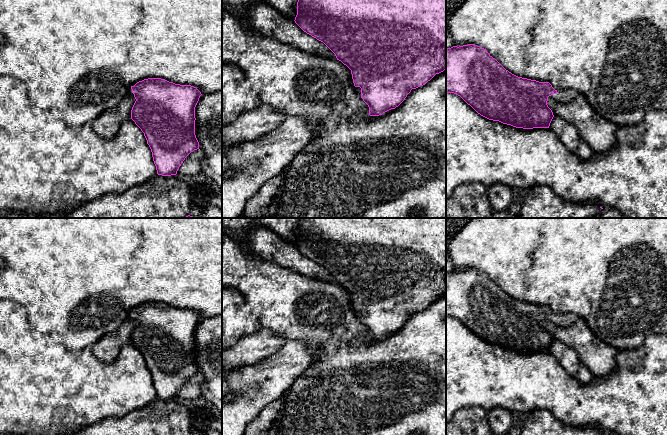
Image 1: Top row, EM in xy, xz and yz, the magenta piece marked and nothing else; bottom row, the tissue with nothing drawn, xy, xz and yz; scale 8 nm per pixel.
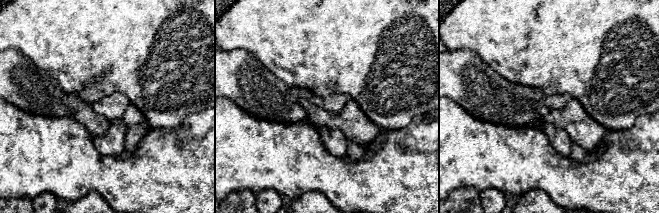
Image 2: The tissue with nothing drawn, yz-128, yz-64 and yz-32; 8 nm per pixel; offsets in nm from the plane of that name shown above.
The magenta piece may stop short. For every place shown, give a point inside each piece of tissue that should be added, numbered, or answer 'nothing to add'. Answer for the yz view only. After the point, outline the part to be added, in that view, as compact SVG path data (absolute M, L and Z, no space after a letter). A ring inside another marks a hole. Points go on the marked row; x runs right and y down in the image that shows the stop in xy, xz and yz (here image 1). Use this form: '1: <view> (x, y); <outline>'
1: yz (566, 95); M575 89L557 90L556 94L553 94L548 97L548 100L560 102L560 103L569 103L575 97L577 97L578 94L579 93Z

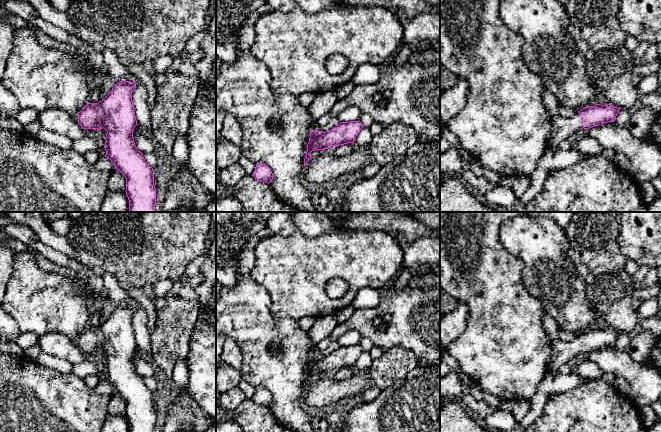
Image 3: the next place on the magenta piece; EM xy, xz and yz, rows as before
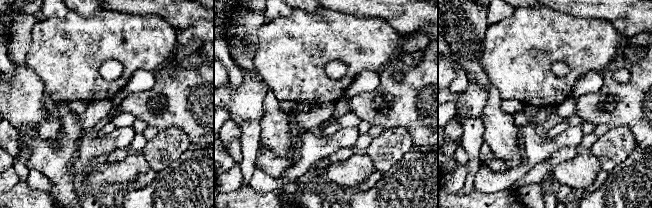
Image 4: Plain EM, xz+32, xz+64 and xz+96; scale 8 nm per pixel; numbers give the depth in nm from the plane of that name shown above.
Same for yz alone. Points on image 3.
1: yz (562, 128); M576 113L570 118L563 118L559 114L552 116L552 128L548 138L548 147L558 147L560 142L568 139L578 130L583 130L582 117Z

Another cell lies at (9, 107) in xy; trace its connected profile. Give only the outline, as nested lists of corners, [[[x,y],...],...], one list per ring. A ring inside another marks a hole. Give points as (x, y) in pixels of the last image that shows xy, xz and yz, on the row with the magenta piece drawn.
[[[0,83],[0,117],[16,117],[20,111],[14,95]]]

